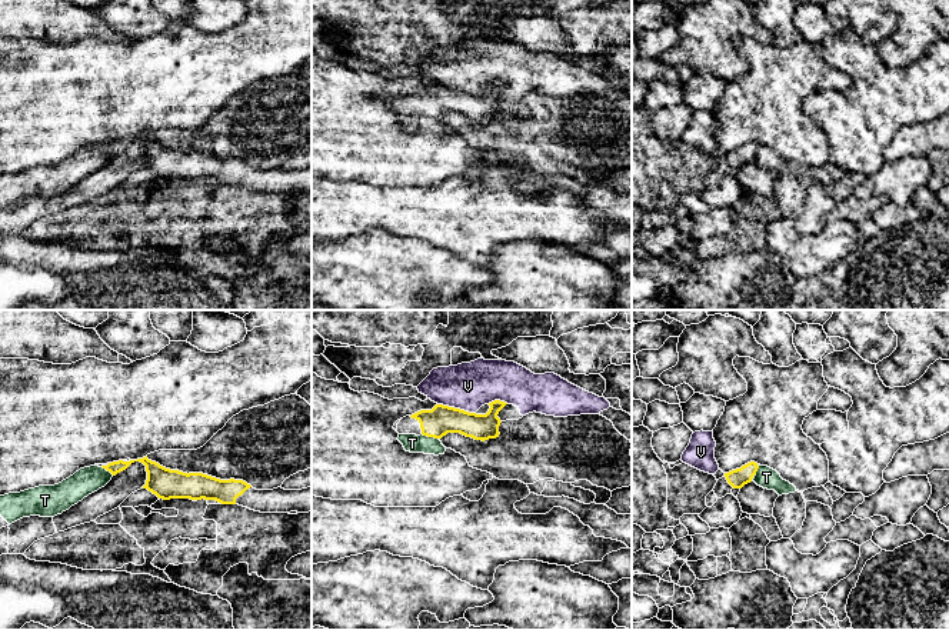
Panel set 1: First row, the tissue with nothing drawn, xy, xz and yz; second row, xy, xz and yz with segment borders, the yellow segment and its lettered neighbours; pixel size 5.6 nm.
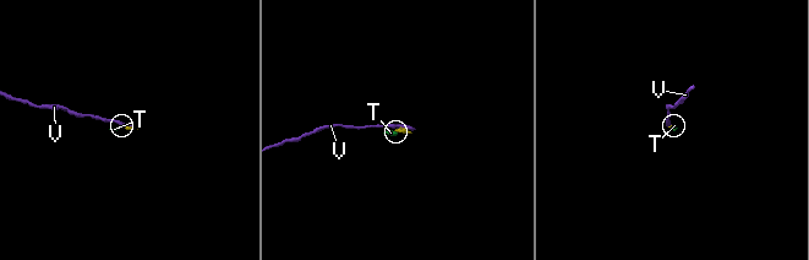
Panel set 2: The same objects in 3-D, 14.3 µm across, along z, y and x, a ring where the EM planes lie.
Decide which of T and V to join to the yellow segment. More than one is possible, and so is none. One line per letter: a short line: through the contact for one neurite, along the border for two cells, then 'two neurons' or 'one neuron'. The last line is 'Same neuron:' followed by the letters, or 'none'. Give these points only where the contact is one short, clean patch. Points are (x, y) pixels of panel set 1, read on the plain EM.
T: line xz (422, 113), (438, 119); two neurons
V: two neurons
Same neuron: none

